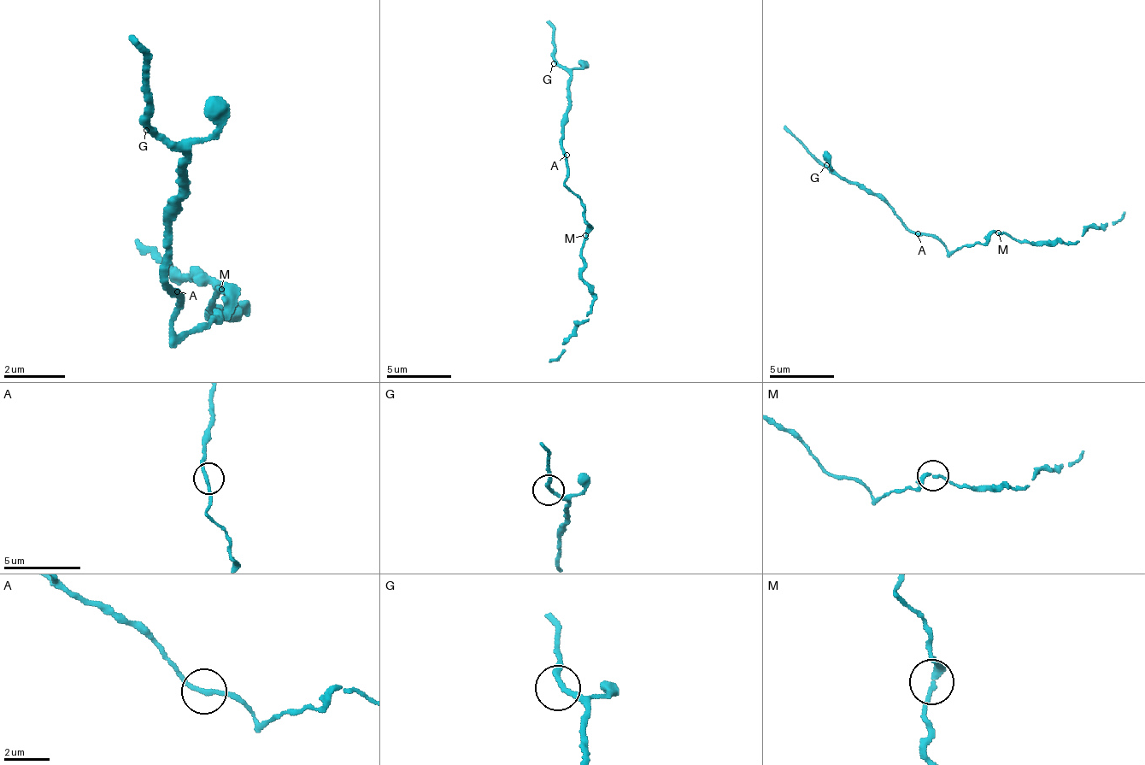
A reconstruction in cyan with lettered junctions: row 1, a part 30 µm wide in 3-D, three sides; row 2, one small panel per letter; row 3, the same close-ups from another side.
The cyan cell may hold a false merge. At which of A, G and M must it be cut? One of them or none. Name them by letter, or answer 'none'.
none

